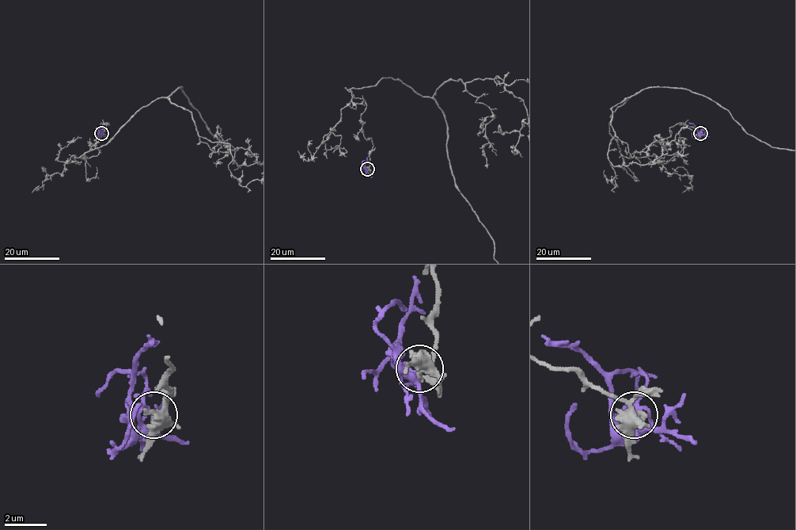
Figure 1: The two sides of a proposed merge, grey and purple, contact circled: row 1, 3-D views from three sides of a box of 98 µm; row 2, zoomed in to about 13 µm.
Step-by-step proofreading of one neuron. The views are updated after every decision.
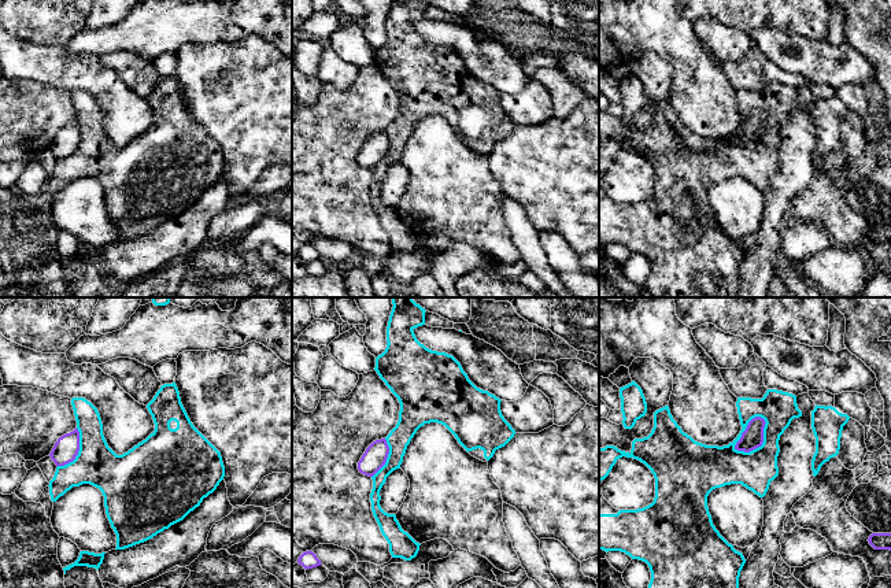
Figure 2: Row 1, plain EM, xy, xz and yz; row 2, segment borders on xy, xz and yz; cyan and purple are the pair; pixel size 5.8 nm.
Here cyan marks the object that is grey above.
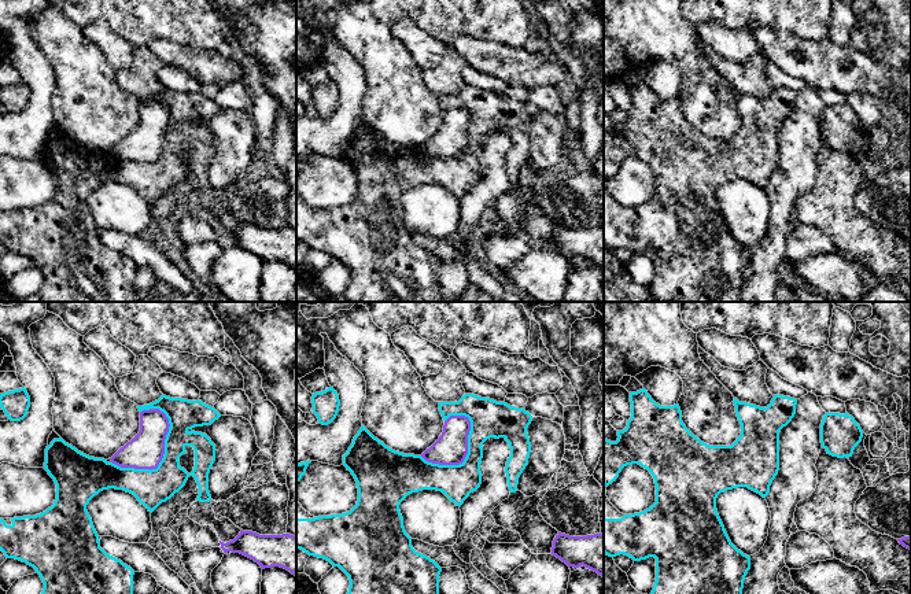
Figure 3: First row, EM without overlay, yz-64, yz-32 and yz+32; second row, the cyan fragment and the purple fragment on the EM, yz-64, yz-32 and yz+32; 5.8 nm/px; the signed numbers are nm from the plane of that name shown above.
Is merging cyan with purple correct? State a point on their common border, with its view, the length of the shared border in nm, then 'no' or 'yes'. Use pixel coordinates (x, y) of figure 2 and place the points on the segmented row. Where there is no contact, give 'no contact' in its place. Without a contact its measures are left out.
yz (745, 429) | 260 nm | no

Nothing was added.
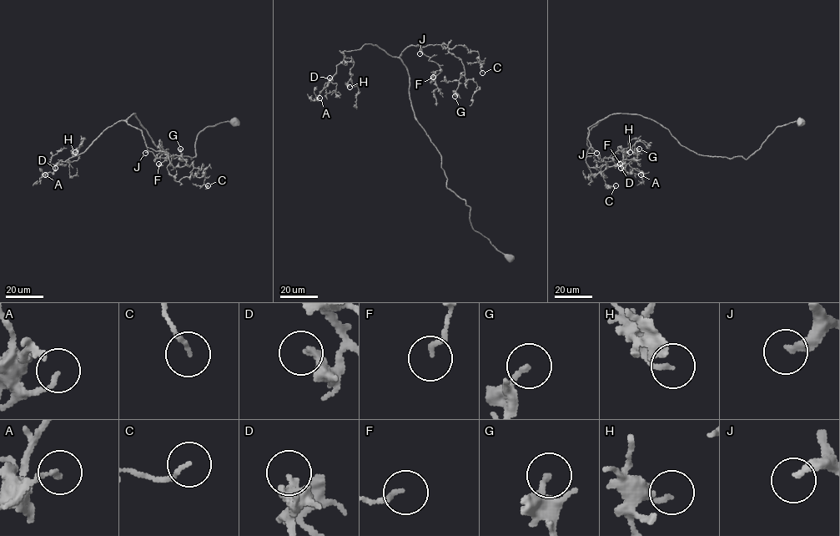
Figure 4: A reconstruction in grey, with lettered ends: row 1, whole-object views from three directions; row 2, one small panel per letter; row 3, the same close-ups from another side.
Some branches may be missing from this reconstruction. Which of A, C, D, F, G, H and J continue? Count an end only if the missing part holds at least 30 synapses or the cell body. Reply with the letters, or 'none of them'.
G, J

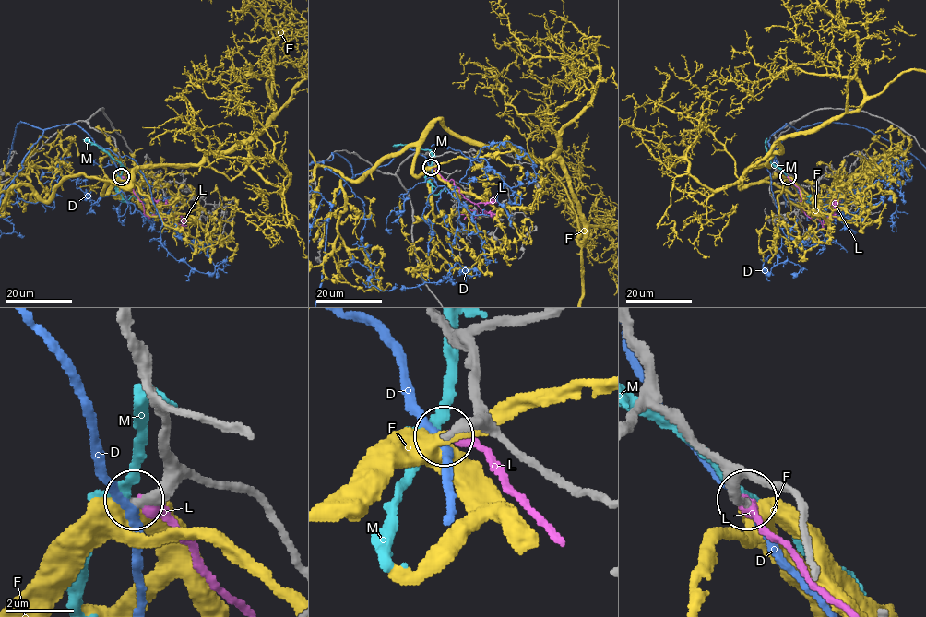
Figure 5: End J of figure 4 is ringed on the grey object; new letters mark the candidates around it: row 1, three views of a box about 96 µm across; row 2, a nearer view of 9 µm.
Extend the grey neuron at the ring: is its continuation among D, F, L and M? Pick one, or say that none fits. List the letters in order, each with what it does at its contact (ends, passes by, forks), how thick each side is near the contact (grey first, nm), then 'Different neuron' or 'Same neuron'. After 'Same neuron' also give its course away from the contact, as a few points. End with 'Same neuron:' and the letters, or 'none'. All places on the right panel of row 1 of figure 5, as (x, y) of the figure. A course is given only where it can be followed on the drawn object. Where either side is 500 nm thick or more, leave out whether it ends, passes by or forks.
D: It passes by. Thickness 320 nm (grey) against 200 nm. Different neuron
F: It forks there. Thickness 280 nm (grey) against 440 nm. Different neuron
L: It ends there. Thickness 380 nm (grey) against 380 nm. Different neuron
M: It passes by. Thickness 280 nm (grey) against 260 nm. Different neuron
Same neuron: none

